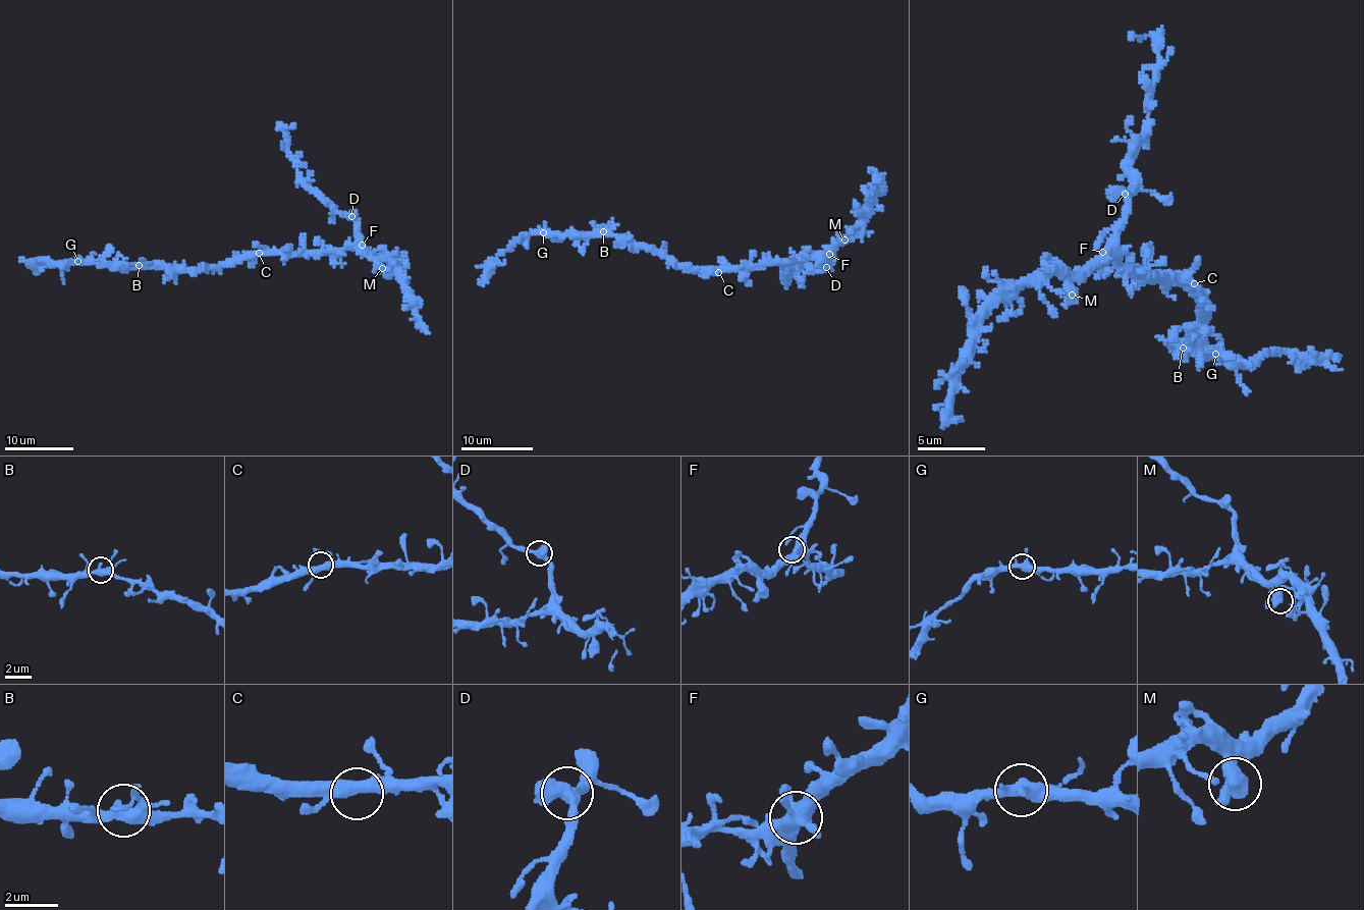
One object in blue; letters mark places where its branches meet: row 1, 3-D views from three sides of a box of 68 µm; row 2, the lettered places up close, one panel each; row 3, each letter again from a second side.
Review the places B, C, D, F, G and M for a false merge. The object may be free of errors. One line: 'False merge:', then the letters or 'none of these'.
False merge: none of these

